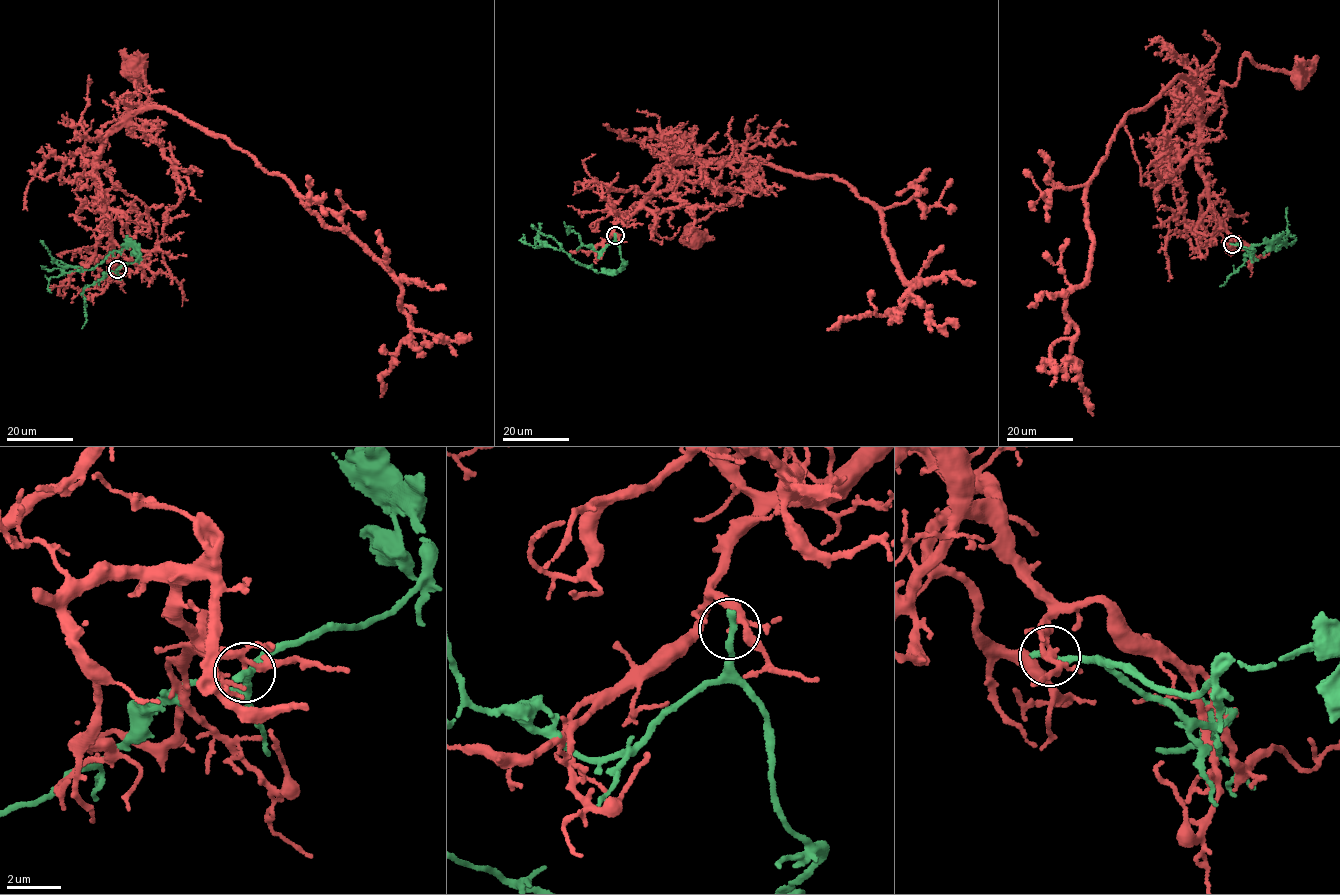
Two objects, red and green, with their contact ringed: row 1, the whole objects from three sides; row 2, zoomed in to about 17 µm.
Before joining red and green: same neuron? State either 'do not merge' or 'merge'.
do not merge

